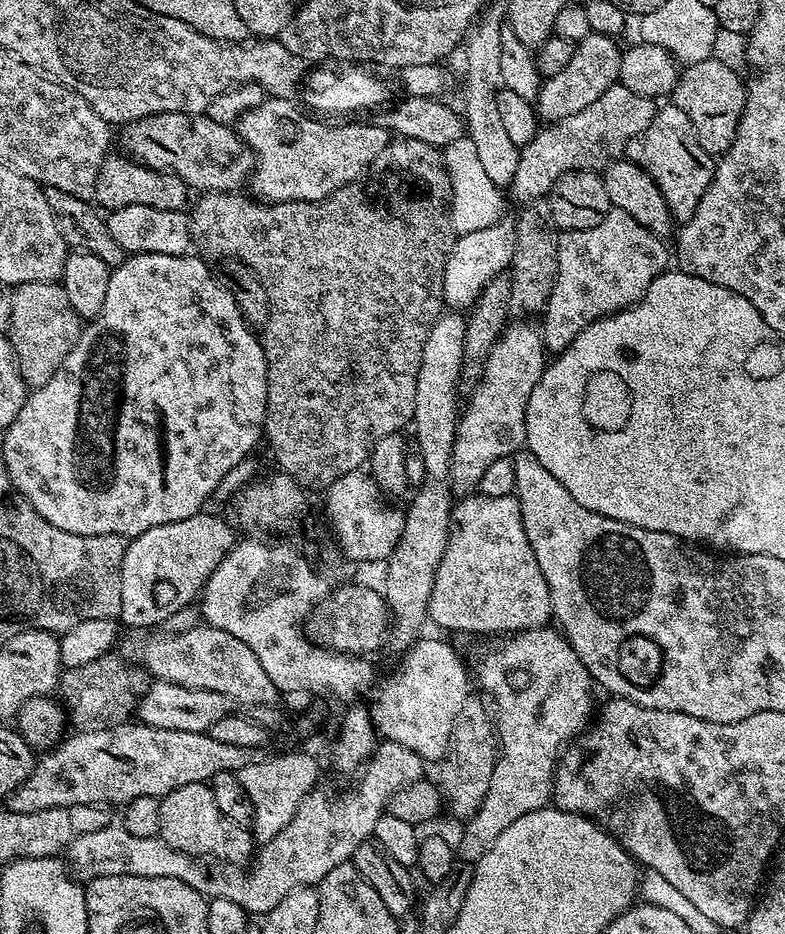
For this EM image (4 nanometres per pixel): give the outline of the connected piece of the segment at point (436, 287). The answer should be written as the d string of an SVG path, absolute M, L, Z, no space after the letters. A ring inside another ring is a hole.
M405 138L389 139L386 150L370 162L363 176L350 181L336 192L332 192L325 200L314 202L278 202L270 204L256 198L243 200L236 192L205 192L199 197L196 205L190 208L188 221L192 235L192 248L205 261L240 260L257 276L266 290L266 298L270 302L270 314L262 329L264 357L268 363L268 401L266 402L266 418L264 419L263 439L272 443L272 456L280 463L279 471L292 476L305 490L311 488L327 489L342 474L361 471L367 465L372 447L382 438L395 436L408 428L414 414L414 394L418 386L418 370L422 362L422 350L426 346L426 338L434 326L434 322L445 307L443 298L443 271L446 270L448 255L454 241L452 230L452 183L444 165L444 158L439 147L426 142ZM300 228L304 232L312 232L312 240L316 244L333 244L336 252L316 252L309 260L304 260L300 253Z

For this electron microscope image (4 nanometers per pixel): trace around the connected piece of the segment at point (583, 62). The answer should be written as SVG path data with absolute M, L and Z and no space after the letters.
M589 32L586 38L575 41L574 58L570 58L570 63L559 74L549 76L541 83L540 93L536 95L534 101L537 117L548 124L556 124L562 118L570 118L570 114L578 114L578 110L586 110L586 106L590 106L595 100L602 98L602 94L606 94L606 90L610 90L610 86L617 84L620 79L622 48L616 43L617 41L613 37L597 32Z

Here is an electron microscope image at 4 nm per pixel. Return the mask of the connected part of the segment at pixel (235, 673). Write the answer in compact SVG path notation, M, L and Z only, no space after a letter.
M197 626L182 633L164 634L161 640L152 635L156 634L145 635L148 636L145 640L130 641L128 654L126 653L129 661L135 662L152 678L174 682L178 686L186 686L187 688L214 690L229 701L235 702L237 700L240 704L248 704L247 706L276 704L279 701L278 698L281 699L280 689L274 686L274 682L270 682L270 674L266 674L266 670L262 670L262 662L258 662L258 656L254 654L254 650L250 650L250 646L246 646L246 642L234 638L234 634L226 634L226 630Z

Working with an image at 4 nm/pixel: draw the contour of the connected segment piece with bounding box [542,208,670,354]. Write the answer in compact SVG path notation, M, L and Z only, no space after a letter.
M617 208L608 211L602 222L598 222L598 226L590 226L586 230L561 231L556 241L558 242L558 274L548 305L544 307L542 313L544 348L552 351L552 354L559 354L570 347L579 332L586 330L586 326L590 326L594 321L633 308L646 294L646 290L650 290L650 282L661 276L670 264L669 245L667 248L664 245L667 243L661 237L650 234L646 226L642 226L635 218L630 218L630 214Z

